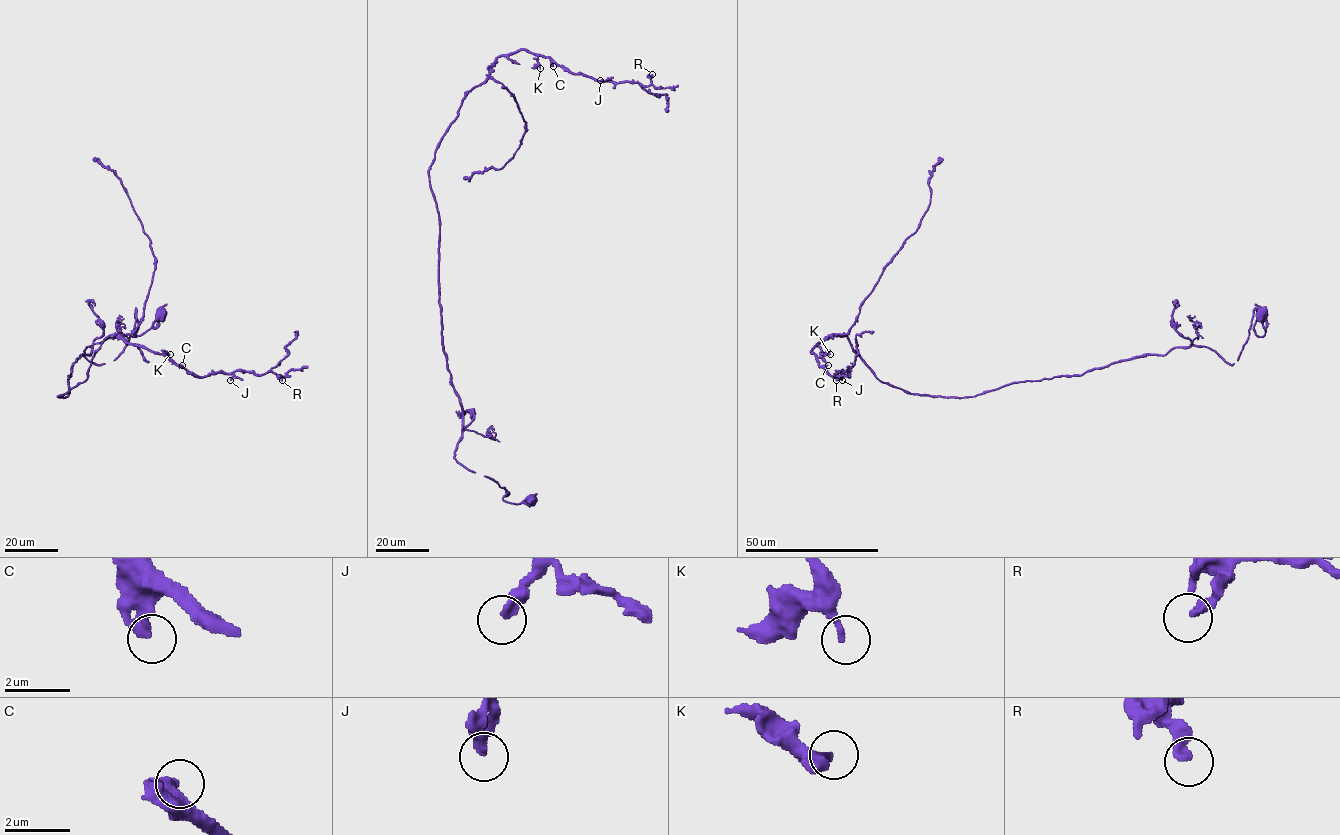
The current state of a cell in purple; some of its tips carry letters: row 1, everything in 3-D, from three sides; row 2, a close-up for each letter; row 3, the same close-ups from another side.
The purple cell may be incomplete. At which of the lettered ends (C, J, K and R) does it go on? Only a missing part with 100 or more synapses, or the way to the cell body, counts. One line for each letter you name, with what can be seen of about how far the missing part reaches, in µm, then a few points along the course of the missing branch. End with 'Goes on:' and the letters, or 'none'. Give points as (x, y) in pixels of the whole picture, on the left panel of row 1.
Goes on: none

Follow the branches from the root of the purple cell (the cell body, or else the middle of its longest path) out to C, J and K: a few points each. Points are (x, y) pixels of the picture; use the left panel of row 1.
C: (160, 315), (133, 336), (135, 309), (113, 360), (91, 363), (88, 346), (58, 396), (112, 335), (182, 365)
J: (160, 315), (133, 336), (135, 309), (113, 360), (91, 363), (88, 346), (58, 396), (112, 335), (230, 380)
K: (160, 315), (133, 336), (135, 309), (113, 360), (91, 363), (88, 346), (58, 396), (109, 336), (170, 354)

